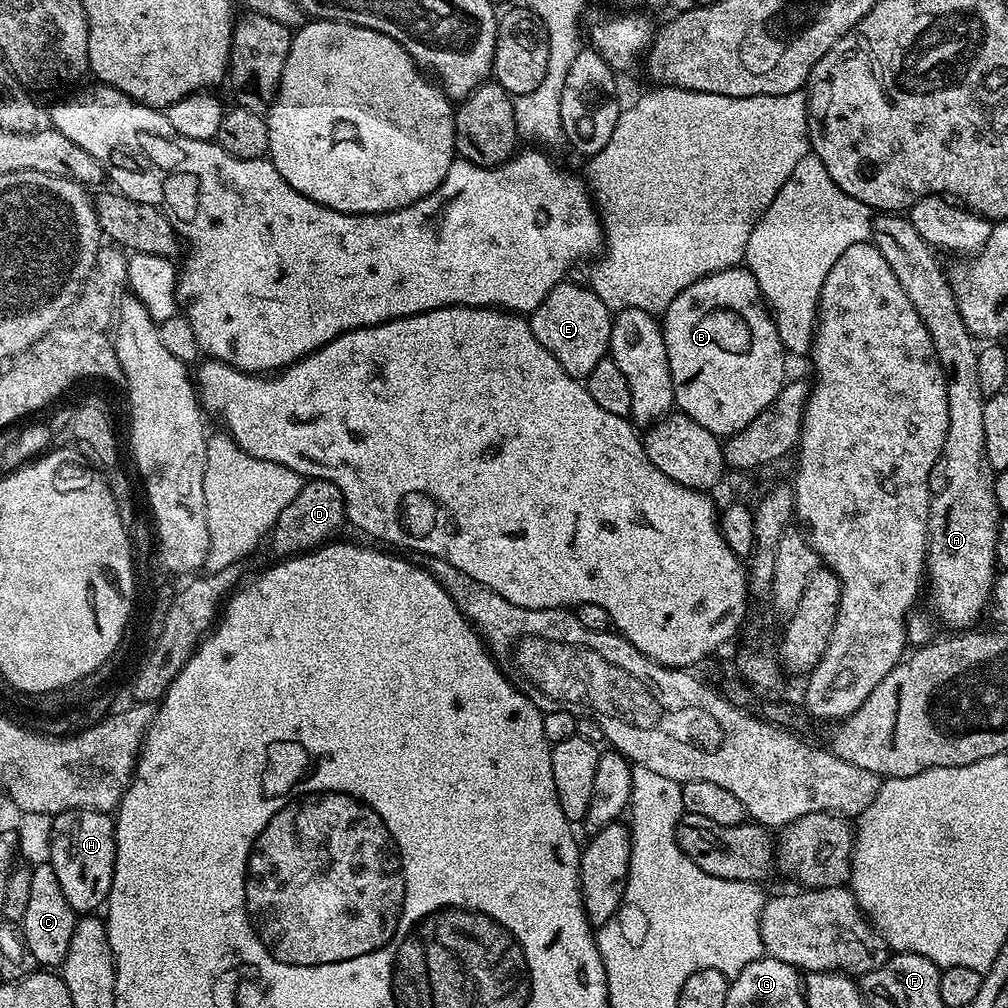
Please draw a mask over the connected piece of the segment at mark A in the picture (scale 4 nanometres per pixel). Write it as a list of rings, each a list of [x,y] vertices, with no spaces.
[[[880,214],[872,221],[872,243],[890,265],[898,284],[909,298],[914,310],[930,334],[940,368],[944,371],[946,382],[946,406],[948,407],[948,425],[946,442],[942,457],[942,472],[948,481],[940,488],[940,493],[931,497],[928,505],[928,559],[926,561],[926,580],[932,583],[933,617],[940,616],[948,630],[968,630],[989,607],[992,598],[992,586],[996,583],[998,565],[996,562],[996,539],[998,526],[1002,519],[1000,508],[995,502],[994,484],[997,473],[992,471],[986,458],[986,434],[982,423],[982,406],[985,396],[982,385],[978,383],[978,348],[966,327],[958,310],[956,294],[952,289],[947,273],[943,272],[931,243],[925,239],[921,229],[917,228],[900,214]]]

